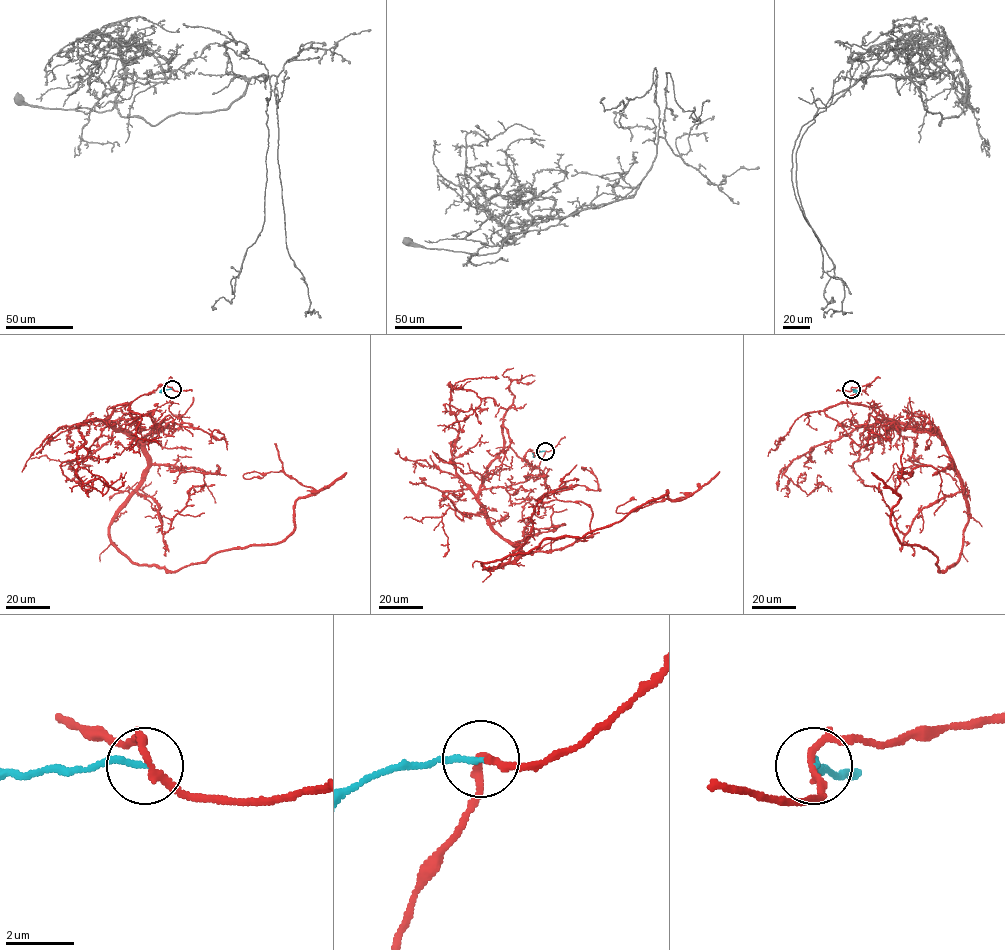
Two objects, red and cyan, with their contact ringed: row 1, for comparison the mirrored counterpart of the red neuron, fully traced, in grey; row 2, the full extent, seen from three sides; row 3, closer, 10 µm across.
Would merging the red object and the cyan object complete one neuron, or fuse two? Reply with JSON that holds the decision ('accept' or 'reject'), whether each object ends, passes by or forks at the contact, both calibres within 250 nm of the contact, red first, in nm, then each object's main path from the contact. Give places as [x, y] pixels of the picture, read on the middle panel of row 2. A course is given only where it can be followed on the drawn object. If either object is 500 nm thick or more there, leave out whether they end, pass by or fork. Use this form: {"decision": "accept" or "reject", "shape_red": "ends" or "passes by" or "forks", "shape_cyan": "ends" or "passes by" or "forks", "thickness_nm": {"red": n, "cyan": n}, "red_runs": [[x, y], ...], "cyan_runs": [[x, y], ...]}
{"decision": "reject", "shape_red": "forks", "shape_cyan": "ends", "thickness_nm": {"red": 160, "cyan": 180}, "red_runs": [[545, 451], [489, 466], [479, 503], [520, 553], [485, 567], [688, 495], [616, 512], [636, 499]], "cyan_runs": [[545, 451], [532, 453]]}

